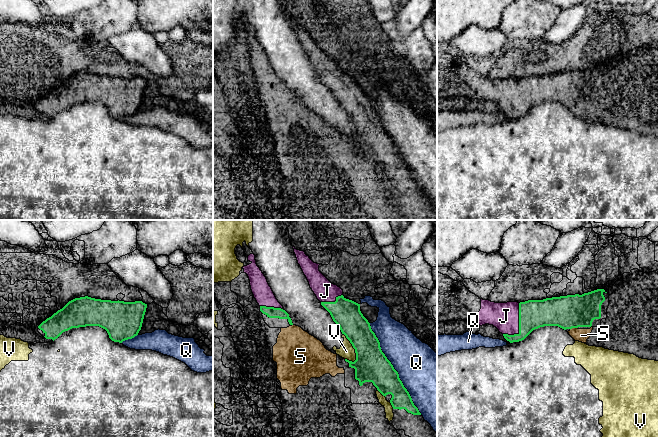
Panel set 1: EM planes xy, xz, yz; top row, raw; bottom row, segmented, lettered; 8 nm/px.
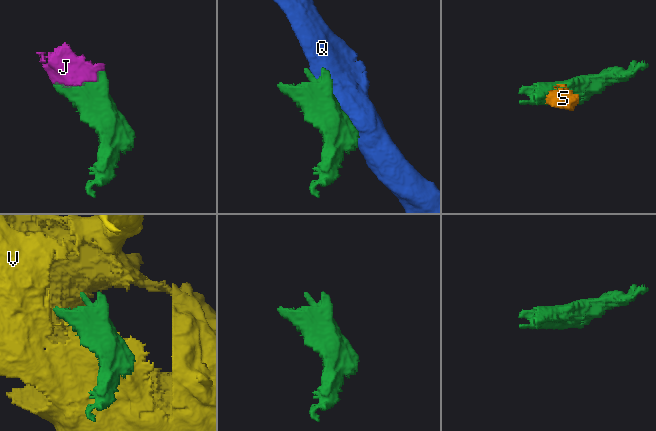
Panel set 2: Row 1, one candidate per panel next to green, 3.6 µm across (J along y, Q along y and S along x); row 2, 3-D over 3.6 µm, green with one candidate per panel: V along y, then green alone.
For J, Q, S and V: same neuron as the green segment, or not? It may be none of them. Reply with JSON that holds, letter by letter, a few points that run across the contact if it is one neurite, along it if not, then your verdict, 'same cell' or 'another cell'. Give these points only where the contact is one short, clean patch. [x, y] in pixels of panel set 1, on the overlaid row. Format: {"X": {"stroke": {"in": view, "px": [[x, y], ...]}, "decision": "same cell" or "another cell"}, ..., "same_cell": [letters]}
{"J": {"decision": "same cell"}, "Q": {"decision": "another cell"}, "S": {"decision": "same cell"}, "V": {"decision": "another cell"}, "same_cell": ["J", "S"]}

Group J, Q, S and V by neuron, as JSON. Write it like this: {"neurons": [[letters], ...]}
{"neurons": [["J", "S"], ["Q"], ["V"]]}

